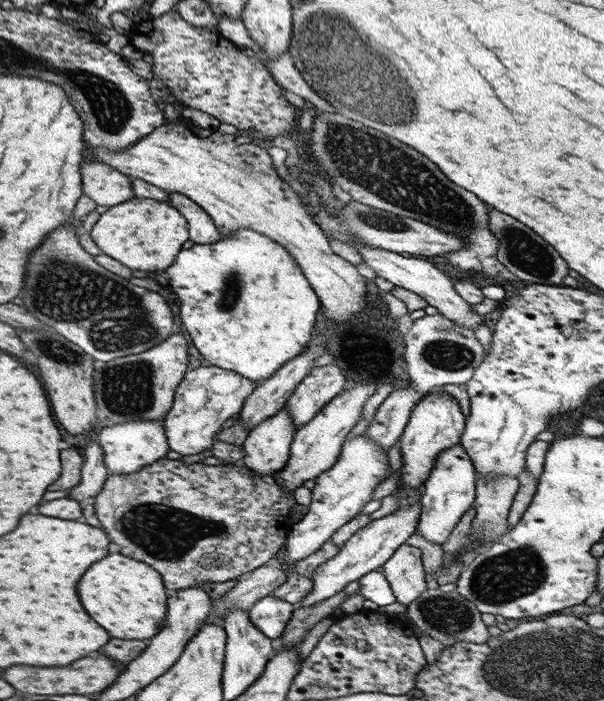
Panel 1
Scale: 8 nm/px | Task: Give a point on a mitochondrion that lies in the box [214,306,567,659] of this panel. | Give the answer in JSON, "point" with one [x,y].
{"point":[509,576]}

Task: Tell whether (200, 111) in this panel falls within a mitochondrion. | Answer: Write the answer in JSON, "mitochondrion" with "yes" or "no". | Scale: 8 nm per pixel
{"mitochondrion":"no"}

